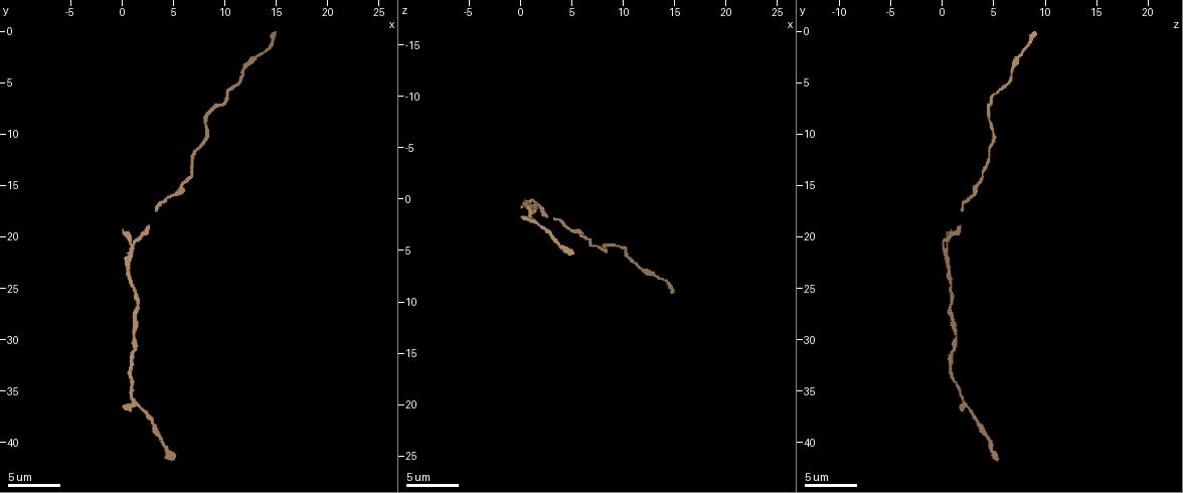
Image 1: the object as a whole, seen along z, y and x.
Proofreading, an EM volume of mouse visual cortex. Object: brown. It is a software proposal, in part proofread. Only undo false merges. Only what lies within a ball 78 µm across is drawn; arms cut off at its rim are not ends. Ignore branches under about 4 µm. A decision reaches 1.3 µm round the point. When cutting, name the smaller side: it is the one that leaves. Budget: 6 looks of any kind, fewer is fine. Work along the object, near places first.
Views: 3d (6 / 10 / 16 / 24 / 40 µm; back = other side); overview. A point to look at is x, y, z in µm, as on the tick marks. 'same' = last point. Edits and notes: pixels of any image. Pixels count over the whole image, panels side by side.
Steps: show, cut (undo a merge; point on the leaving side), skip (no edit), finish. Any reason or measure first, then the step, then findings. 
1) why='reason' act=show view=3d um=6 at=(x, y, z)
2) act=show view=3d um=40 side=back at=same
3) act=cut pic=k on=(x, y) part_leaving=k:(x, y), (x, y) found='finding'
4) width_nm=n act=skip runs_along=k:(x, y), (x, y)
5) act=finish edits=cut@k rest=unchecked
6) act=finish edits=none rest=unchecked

act=show view=3d um=6 at=(2.4, 19.4, 1.4)

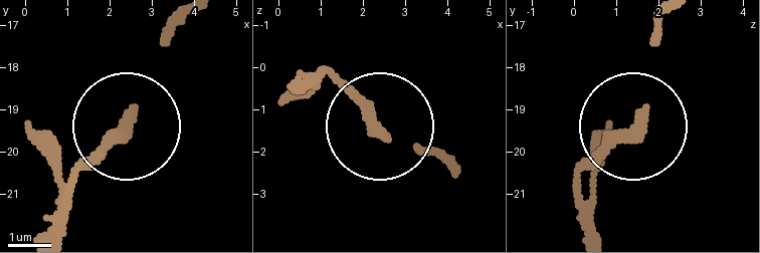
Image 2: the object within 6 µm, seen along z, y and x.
act=skip runs_along=2:(374, 120), (320, 67) found='continuous, no second neuron'

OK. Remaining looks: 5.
why='narrows sharply' act=show view=3d um=10 at=(1.0, 29.4, 1.2)

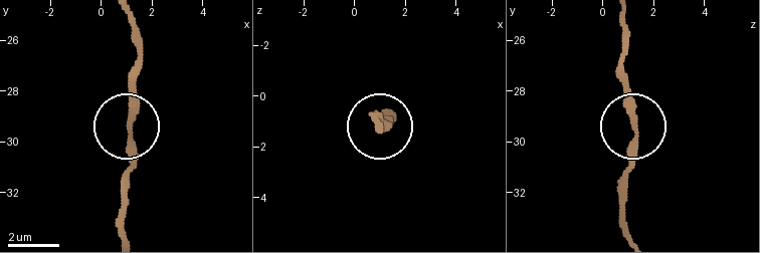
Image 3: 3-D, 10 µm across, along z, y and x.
act=show view=3d um=6 at=(1.2, 29.3, 1.2)

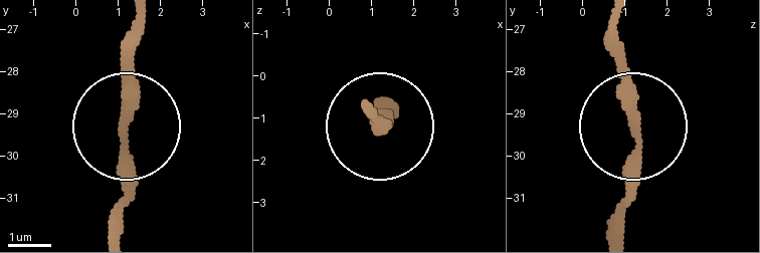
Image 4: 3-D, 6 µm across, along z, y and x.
act=skip found='one neuron here'

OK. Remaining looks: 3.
why='a narrow waist' act=show view=3d um=10 at=(1.6, 36.6, 2.2)

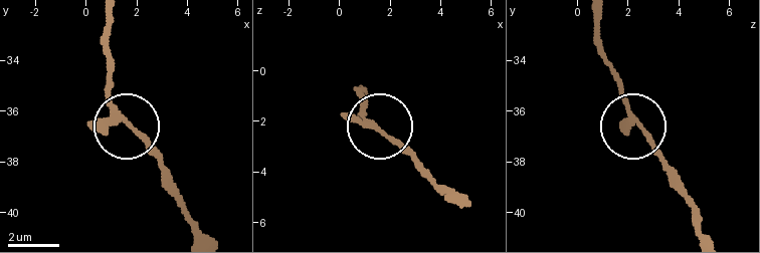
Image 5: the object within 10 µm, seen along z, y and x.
act=skip found='one neuron here'

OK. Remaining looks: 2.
act=finish edits=none rest=unchecked

